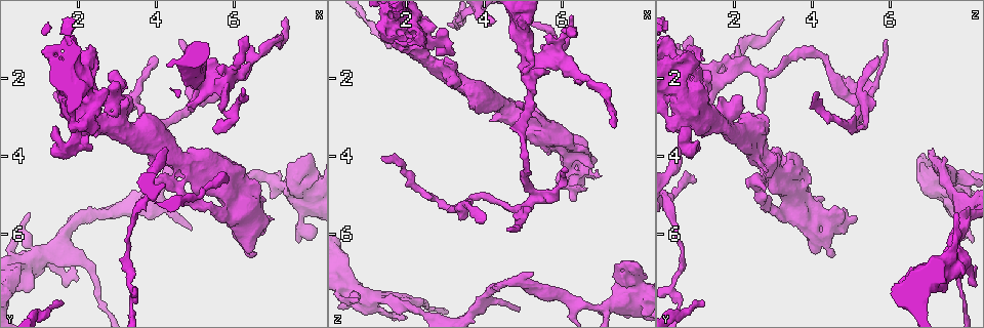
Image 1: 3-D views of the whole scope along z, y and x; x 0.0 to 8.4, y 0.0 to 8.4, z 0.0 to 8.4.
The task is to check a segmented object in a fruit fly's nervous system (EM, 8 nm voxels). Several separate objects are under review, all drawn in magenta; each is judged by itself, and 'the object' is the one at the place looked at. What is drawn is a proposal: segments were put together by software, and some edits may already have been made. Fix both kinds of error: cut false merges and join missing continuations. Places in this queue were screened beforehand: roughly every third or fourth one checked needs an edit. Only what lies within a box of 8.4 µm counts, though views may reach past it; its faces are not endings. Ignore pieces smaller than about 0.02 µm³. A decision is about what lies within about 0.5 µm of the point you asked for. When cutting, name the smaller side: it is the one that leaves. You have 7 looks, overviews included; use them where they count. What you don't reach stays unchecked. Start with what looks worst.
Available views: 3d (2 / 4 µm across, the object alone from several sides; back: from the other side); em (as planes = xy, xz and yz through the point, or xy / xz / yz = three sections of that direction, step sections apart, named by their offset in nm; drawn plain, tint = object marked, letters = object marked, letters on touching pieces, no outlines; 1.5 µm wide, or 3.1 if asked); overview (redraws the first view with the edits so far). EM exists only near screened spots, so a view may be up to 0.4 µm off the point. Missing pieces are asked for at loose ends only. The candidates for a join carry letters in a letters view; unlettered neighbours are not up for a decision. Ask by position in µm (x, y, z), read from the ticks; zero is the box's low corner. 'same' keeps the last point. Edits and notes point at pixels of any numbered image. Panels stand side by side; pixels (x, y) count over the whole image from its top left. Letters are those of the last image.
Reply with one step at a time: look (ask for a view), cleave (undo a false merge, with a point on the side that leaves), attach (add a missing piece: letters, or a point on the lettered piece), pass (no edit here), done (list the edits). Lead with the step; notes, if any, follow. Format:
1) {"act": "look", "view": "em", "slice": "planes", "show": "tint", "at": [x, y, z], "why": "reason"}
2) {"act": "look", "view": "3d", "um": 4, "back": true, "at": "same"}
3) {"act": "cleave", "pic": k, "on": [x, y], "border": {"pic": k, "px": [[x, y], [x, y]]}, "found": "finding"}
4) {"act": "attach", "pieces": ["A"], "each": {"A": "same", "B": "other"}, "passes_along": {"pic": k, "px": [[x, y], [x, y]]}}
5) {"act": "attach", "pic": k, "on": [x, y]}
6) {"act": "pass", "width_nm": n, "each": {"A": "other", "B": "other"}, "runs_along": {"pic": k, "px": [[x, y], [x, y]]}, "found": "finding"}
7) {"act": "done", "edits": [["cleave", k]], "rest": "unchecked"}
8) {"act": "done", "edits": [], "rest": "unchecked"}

{"act": "look", "view": "em", "slice": "yz", "step": 4, "show": "tint", "at": [7.45, 4.30, 6.75], "why": "thick turns thin"}

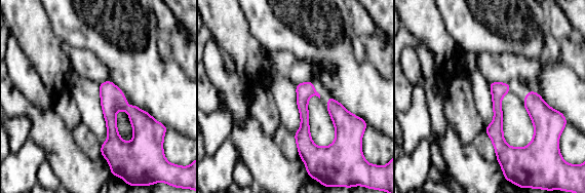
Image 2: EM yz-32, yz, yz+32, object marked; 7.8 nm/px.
{"act": "look", "view": "em", "slice": "planes", "show": "letters", "at": "same", "why": "cut it another way"}

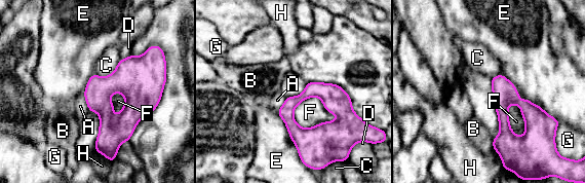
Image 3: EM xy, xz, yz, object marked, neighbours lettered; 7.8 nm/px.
{"act": "pass", "width_nm": 190, "each": {"A": "other", "B": "other", "C": "other", "D": "other", "E": "other", "F": "other", "G": "other", "H": "other"}, "border": {"pic": 3, "px": [[83, 93], [88, 109]]}, "found": "one neuron here"}

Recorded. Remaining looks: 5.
{"act": "look", "view": "3d", "um": 2, "at": [6.00, 1.45, 4.40], "why": "an open end"}

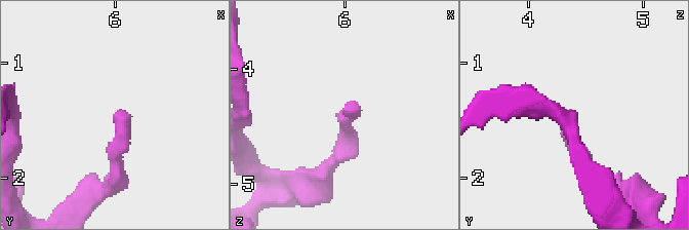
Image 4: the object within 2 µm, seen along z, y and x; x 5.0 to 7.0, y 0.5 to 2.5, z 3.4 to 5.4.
{"act": "look", "view": "em", "slice": "xy", "step": 8, "show": "tint", "at": [6.04, 1.40, 4.40]}

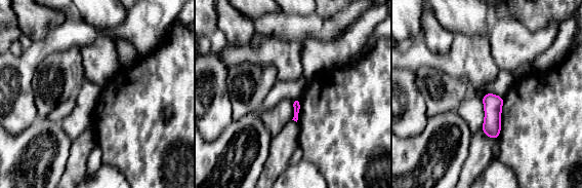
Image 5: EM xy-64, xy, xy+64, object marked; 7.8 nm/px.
{"act": "look", "view": "em", "slice": "planes", "show": "letters", "at": "same"}

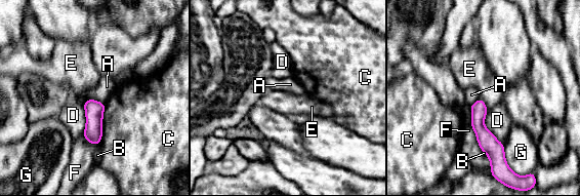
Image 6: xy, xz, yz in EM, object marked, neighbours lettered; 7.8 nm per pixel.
{"act": "pass", "each": {"A": "other", "B": "other", "C": "other", "D": "other", "E": "other", "F": "other", "G": "other"}, "border": {"pic": 6, "px": [[480, 98], [488, 109]]}, "found": "none of them fits"}

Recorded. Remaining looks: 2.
{"act": "done", "edits": [], "rest": "unchecked"}

